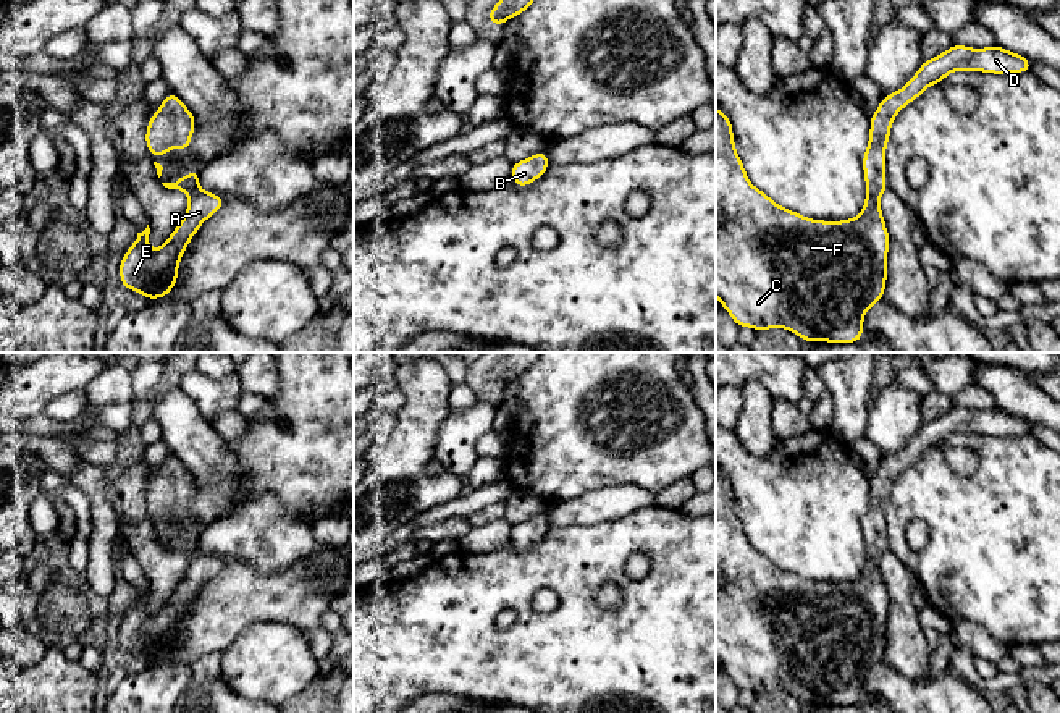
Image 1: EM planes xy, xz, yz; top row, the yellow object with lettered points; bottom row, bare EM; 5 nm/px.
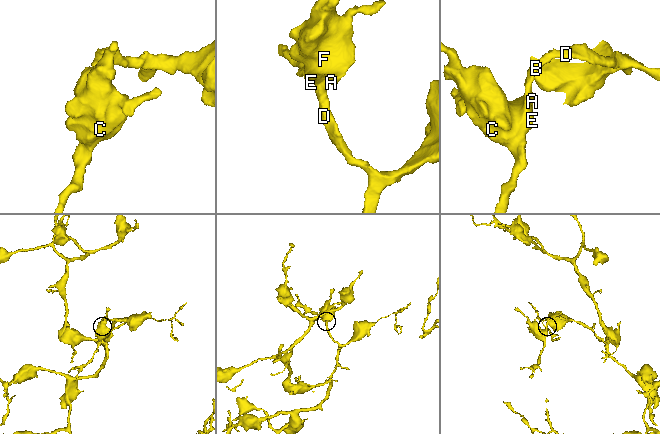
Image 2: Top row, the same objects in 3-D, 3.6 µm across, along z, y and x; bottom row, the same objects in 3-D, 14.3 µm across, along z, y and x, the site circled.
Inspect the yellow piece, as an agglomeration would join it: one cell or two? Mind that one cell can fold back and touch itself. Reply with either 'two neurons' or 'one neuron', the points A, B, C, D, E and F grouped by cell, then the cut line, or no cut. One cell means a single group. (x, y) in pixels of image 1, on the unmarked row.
one neuron | A B C D E F | no cut

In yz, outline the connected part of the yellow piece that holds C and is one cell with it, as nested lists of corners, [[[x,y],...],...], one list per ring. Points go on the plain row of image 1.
[[[953,406],[924,422],[913,440],[897,454],[882,459],[869,479],[869,503],[863,516],[866,561],[858,579],[840,584],[813,582],[780,569],[755,550],[735,513],[730,480],[716,469],[716,660],[737,690],[756,694],[787,690],[813,705],[860,705],[866,674],[884,661],[890,598],[879,559],[885,543],[885,509],[890,488],[900,472],[929,448],[944,445],[952,433],[991,437],[1029,435],[1031,422],[1000,407],[973,411]]]

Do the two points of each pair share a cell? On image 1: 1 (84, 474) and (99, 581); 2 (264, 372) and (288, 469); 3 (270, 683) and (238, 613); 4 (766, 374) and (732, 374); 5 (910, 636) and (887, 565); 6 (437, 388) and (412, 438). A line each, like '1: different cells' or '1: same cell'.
1: same cell
2: different cells
3: different cells
4: same cell
5: same cell
6: same cell

